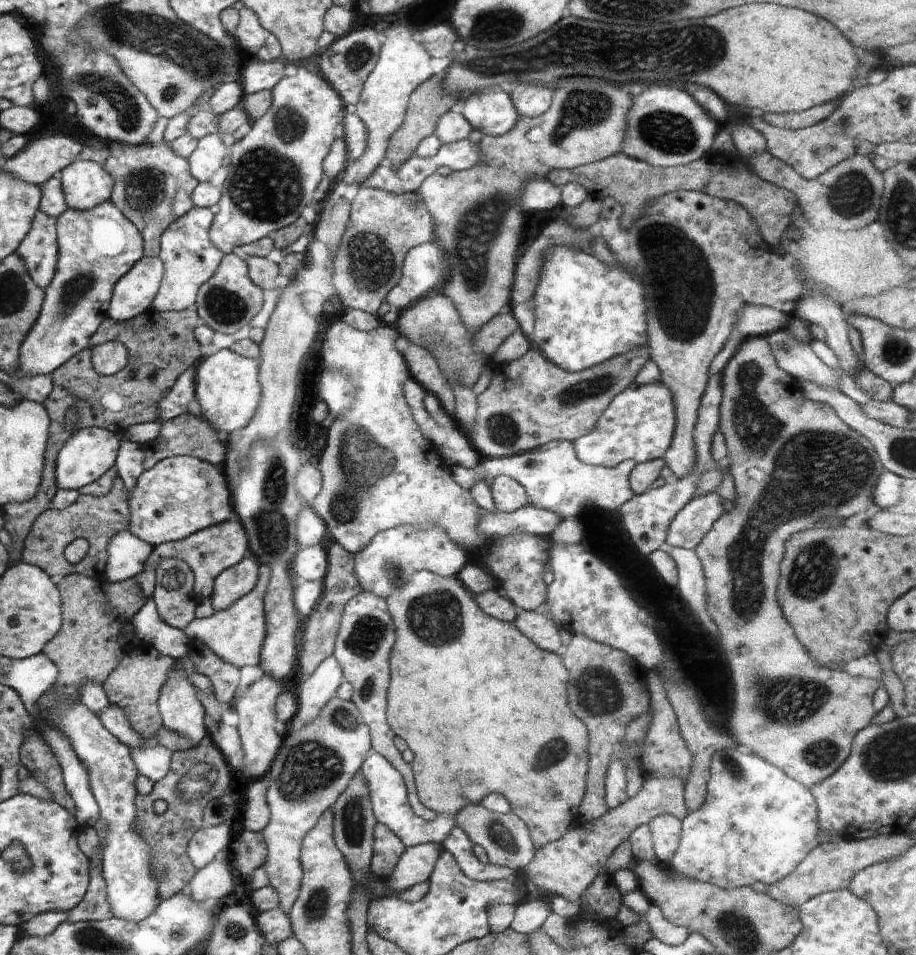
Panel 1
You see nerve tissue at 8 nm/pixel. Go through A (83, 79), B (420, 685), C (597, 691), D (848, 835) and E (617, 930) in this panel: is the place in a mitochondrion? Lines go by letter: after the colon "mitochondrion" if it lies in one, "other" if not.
A: mitochondrion
B: other
C: mitochondrion
D: other
E: other

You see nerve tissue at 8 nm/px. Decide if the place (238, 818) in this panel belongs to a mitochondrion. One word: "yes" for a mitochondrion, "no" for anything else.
no

